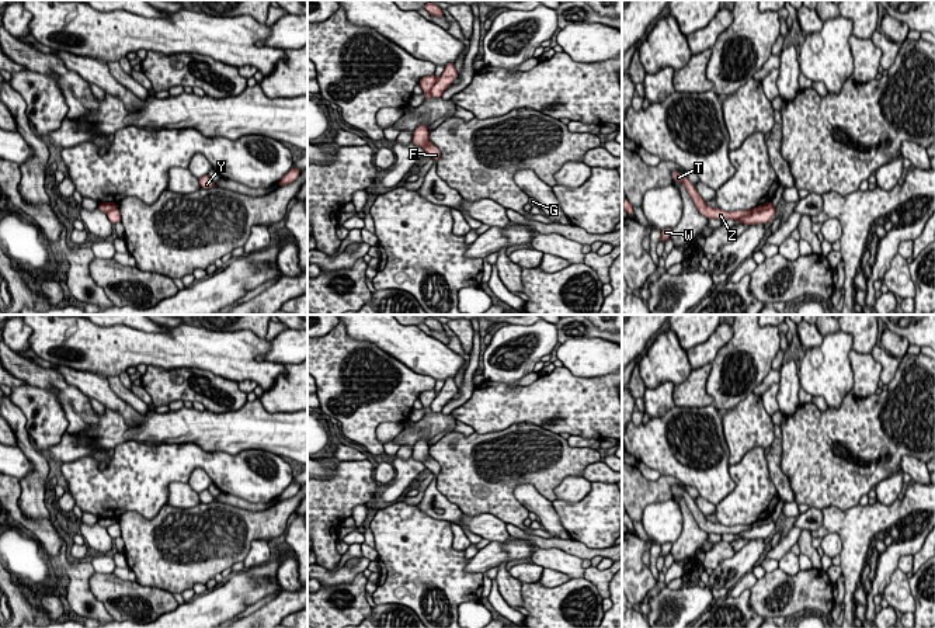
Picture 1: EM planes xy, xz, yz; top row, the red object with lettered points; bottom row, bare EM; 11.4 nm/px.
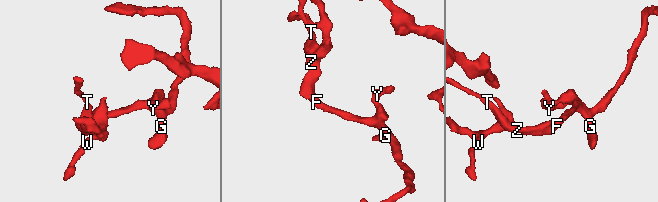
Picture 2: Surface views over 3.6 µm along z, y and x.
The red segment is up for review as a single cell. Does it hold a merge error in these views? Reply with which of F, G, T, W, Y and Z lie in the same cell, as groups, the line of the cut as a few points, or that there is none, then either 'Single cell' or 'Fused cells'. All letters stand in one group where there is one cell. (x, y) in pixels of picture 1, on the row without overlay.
Groups: F G T W Y Z. No split. Single cell

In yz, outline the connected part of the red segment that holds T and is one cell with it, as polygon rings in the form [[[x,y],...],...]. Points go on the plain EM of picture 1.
[[[672,486],[672,495],[682,497],[692,513],[696,524],[701,530],[706,531],[708,534],[734,534],[738,538],[745,539],[757,539],[757,538],[768,538],[772,531],[776,528],[776,523],[772,520],[771,516],[765,517],[764,520],[755,521],[748,525],[722,525],[719,523],[712,523],[706,518],[706,516],[698,509],[695,500],[679,486]]]

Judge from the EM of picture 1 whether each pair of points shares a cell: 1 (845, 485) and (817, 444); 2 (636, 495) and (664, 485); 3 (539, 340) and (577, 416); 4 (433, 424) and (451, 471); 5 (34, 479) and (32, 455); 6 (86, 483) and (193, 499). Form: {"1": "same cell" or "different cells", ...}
{"1": "same cell", "2": "same cell", "3": "different cells", "4": "different cells", "5": "same cell", "6": "different cells"}

